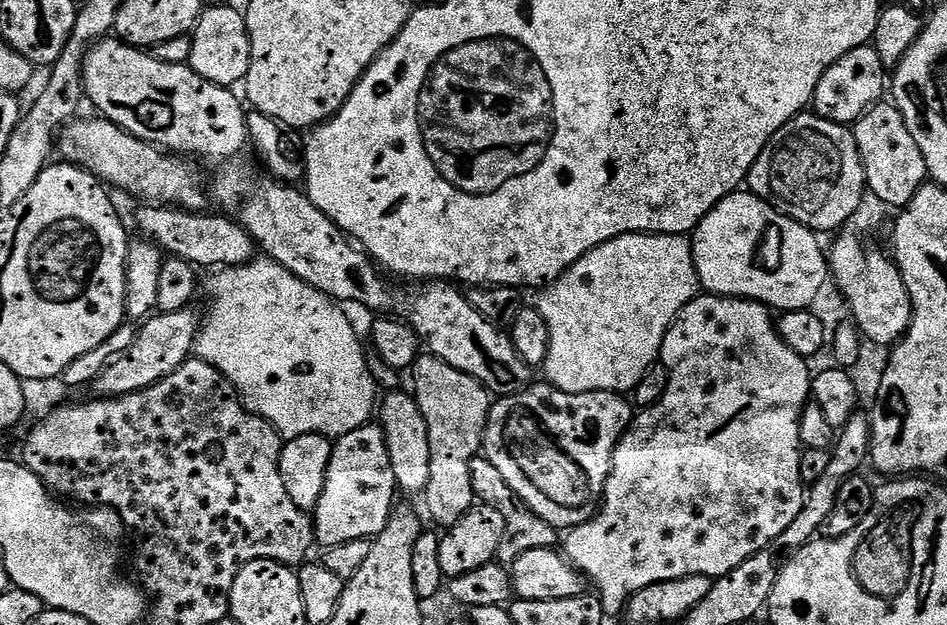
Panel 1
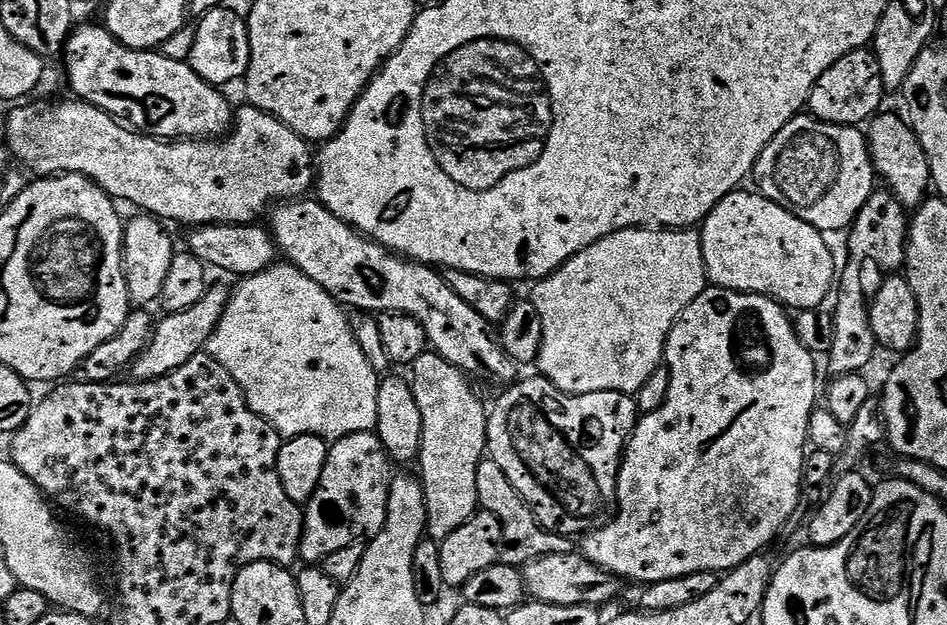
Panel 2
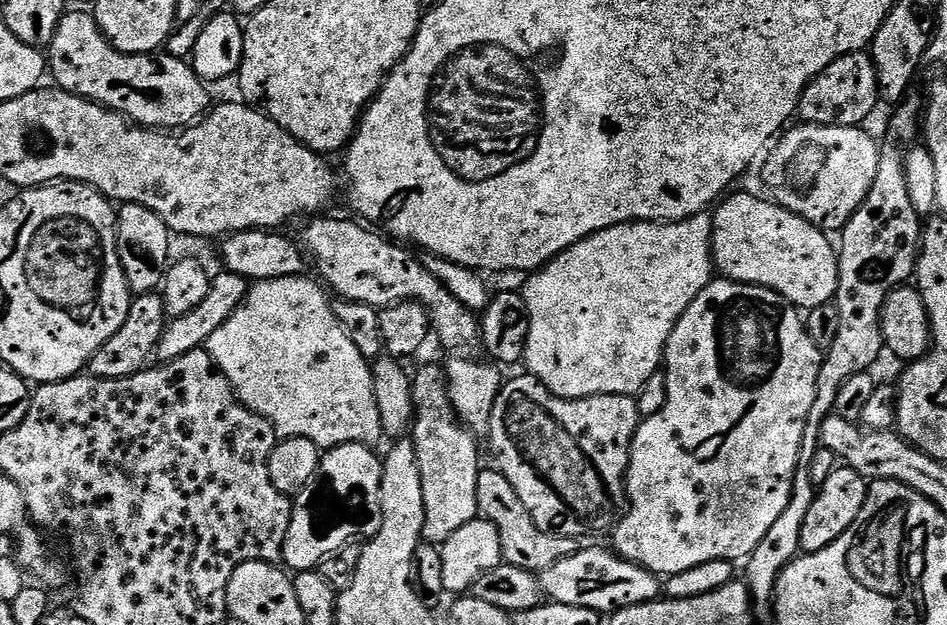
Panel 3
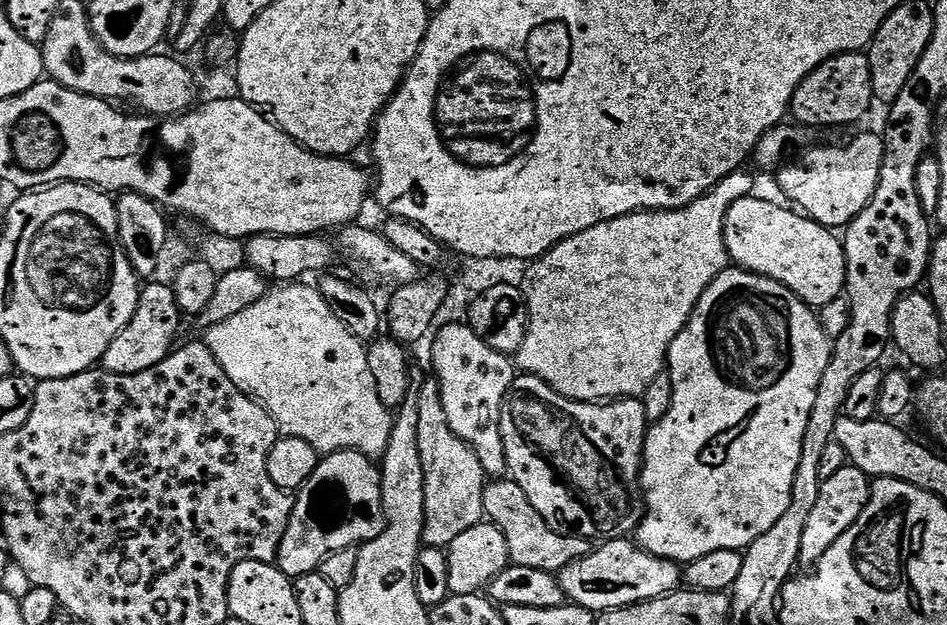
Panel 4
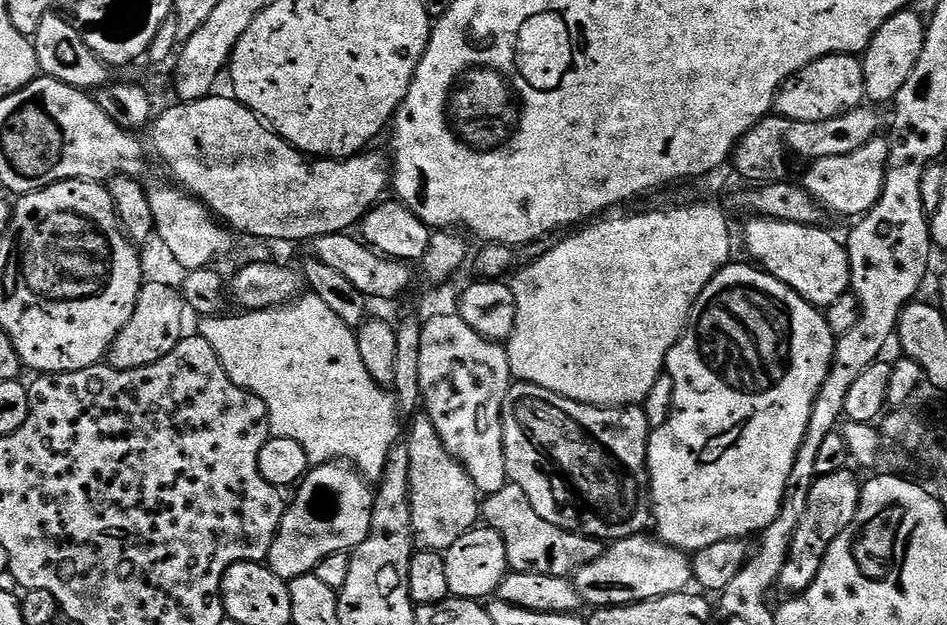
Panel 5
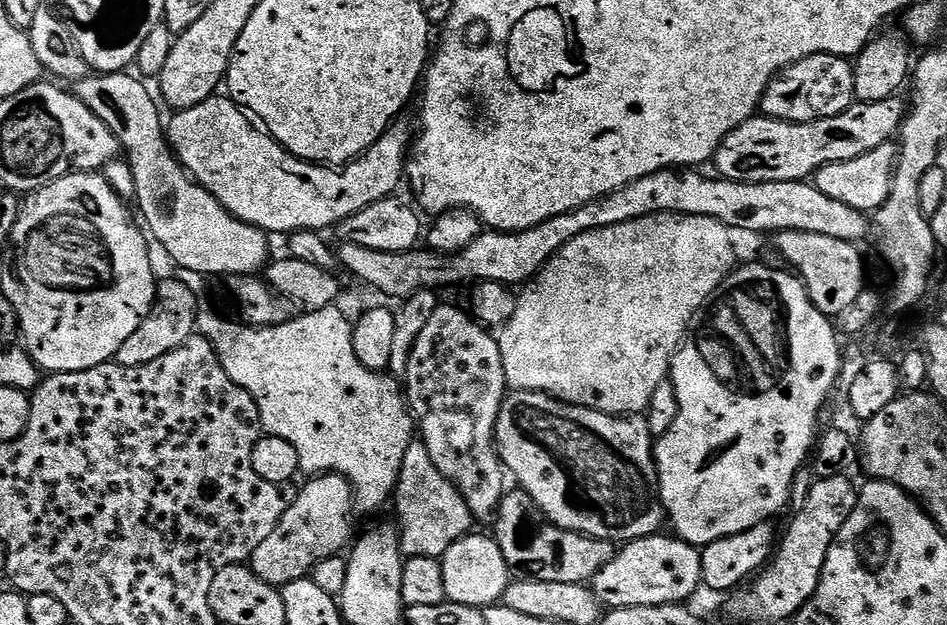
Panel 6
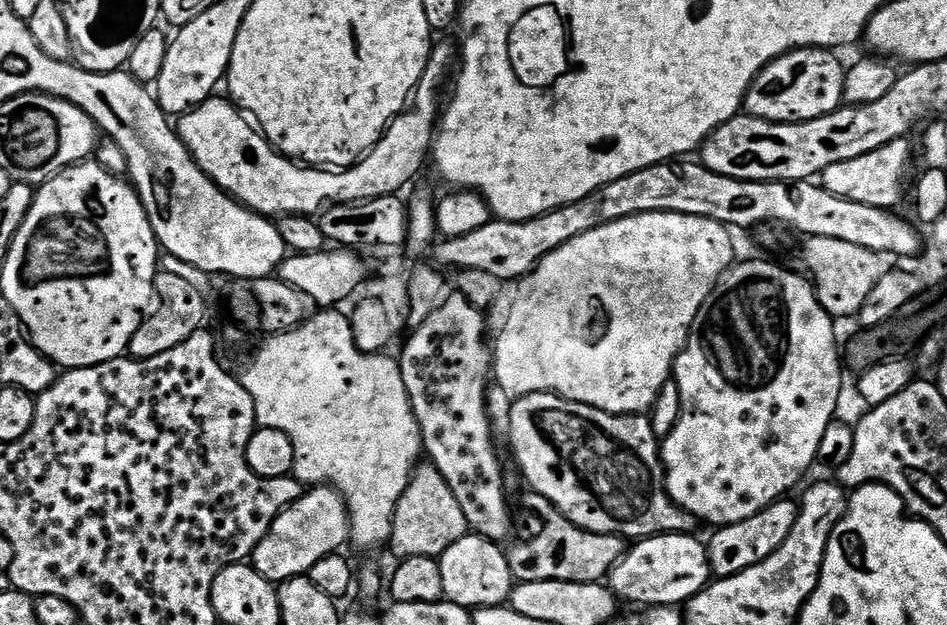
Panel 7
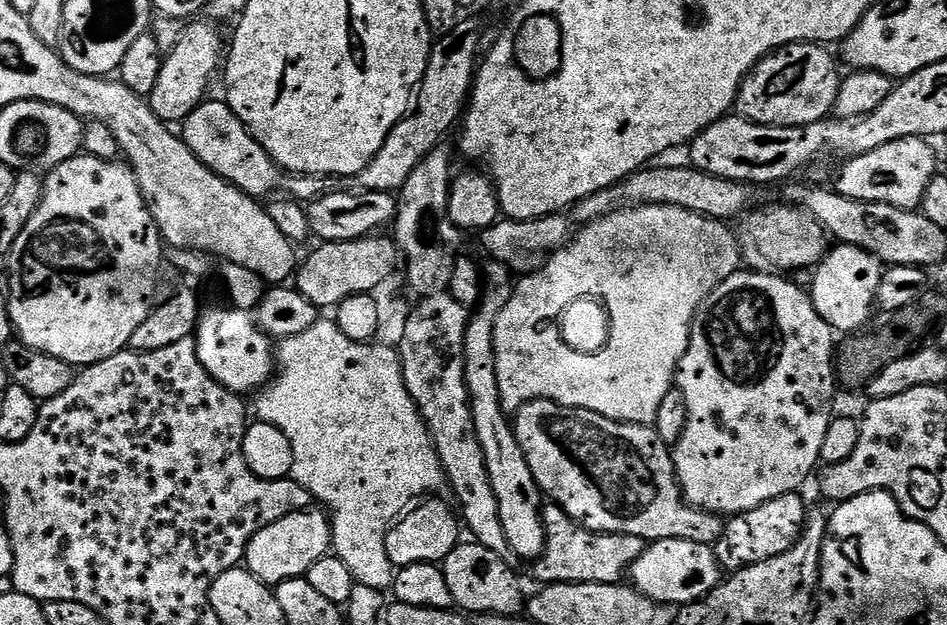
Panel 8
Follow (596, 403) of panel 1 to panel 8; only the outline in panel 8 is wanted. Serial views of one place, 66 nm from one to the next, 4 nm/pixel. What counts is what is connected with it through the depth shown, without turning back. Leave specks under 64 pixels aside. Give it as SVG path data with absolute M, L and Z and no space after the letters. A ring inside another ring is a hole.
M531 400L526 402L514 412L514 427L518 446L522 446L522 454L526 454L526 462L530 462L530 470L538 482L541 493L549 501L560 505L560 509L570 518L574 518L583 528L589 528L595 532L613 532L614 534L630 534L642 538L646 542L657 540L685 540L686 542L698 542L699 544L715 545L716 539L722 534L725 521L715 512L709 512L707 508L695 508L693 504L684 499L684 491L680 489L680 483L676 477L676 467L672 461L672 452L669 445L658 438L655 427L646 424L627 424L606 418L602 414L594 414L590 410L571 408L556 404L552 400Z

